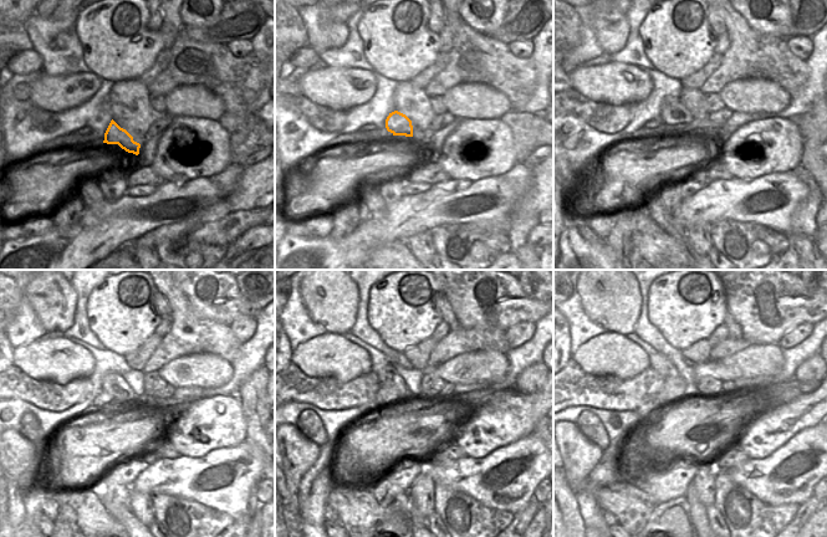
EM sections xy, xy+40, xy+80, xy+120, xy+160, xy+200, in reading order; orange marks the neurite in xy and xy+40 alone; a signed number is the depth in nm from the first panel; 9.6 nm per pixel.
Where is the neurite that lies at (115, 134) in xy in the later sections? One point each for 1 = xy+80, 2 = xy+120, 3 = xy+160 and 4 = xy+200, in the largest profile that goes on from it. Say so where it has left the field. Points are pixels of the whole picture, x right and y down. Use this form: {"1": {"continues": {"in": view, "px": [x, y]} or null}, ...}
{"1": {"continues": {"in": "xy+80", "px": [674, 112]}}, "2": {"continues": {"in": "xy+120", "px": [113, 383]}}, "3": {"continues": {"in": "xy+160", "px": [388, 376]}}, "4": {"continues": {"in": "xy+200", "px": [660, 363]}}}

